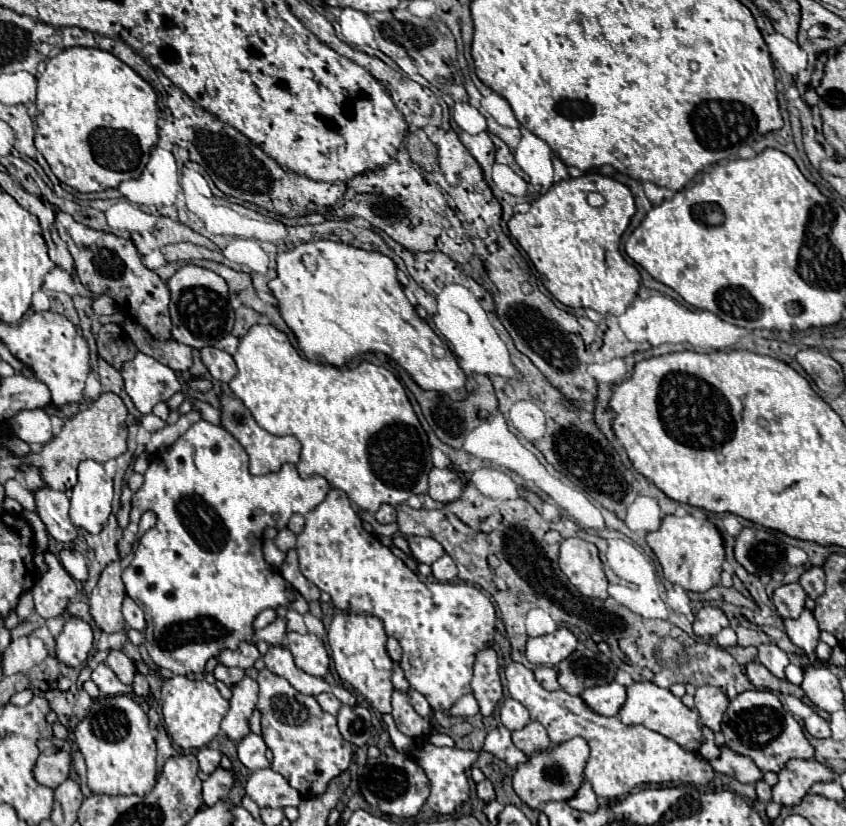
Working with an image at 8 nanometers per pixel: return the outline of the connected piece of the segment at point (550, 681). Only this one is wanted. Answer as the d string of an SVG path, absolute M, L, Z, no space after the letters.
M540 666L540 668L536 668L536 670L534 670L534 676L536 676L536 680L538 680L546 690L555 691L560 688L560 684L558 684L558 674L556 674L556 670L554 670L552 666Z

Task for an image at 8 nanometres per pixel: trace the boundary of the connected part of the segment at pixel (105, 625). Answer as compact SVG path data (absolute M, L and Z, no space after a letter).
M132 554L104 568L96 588L90 594L90 614L102 632L120 632L126 628L120 606L126 596L122 572L132 562Z

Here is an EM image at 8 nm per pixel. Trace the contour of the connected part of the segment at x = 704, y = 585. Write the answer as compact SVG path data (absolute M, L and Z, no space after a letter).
M666 516L662 526L648 534L648 546L662 564L664 578L684 590L706 592L720 582L722 562L724 562L724 542L718 528L710 520L696 516Z

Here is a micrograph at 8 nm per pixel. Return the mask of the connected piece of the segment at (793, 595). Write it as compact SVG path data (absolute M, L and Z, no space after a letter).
M786 584L774 590L772 602L782 618L798 618L800 612L804 610L804 600L806 594L800 584Z

